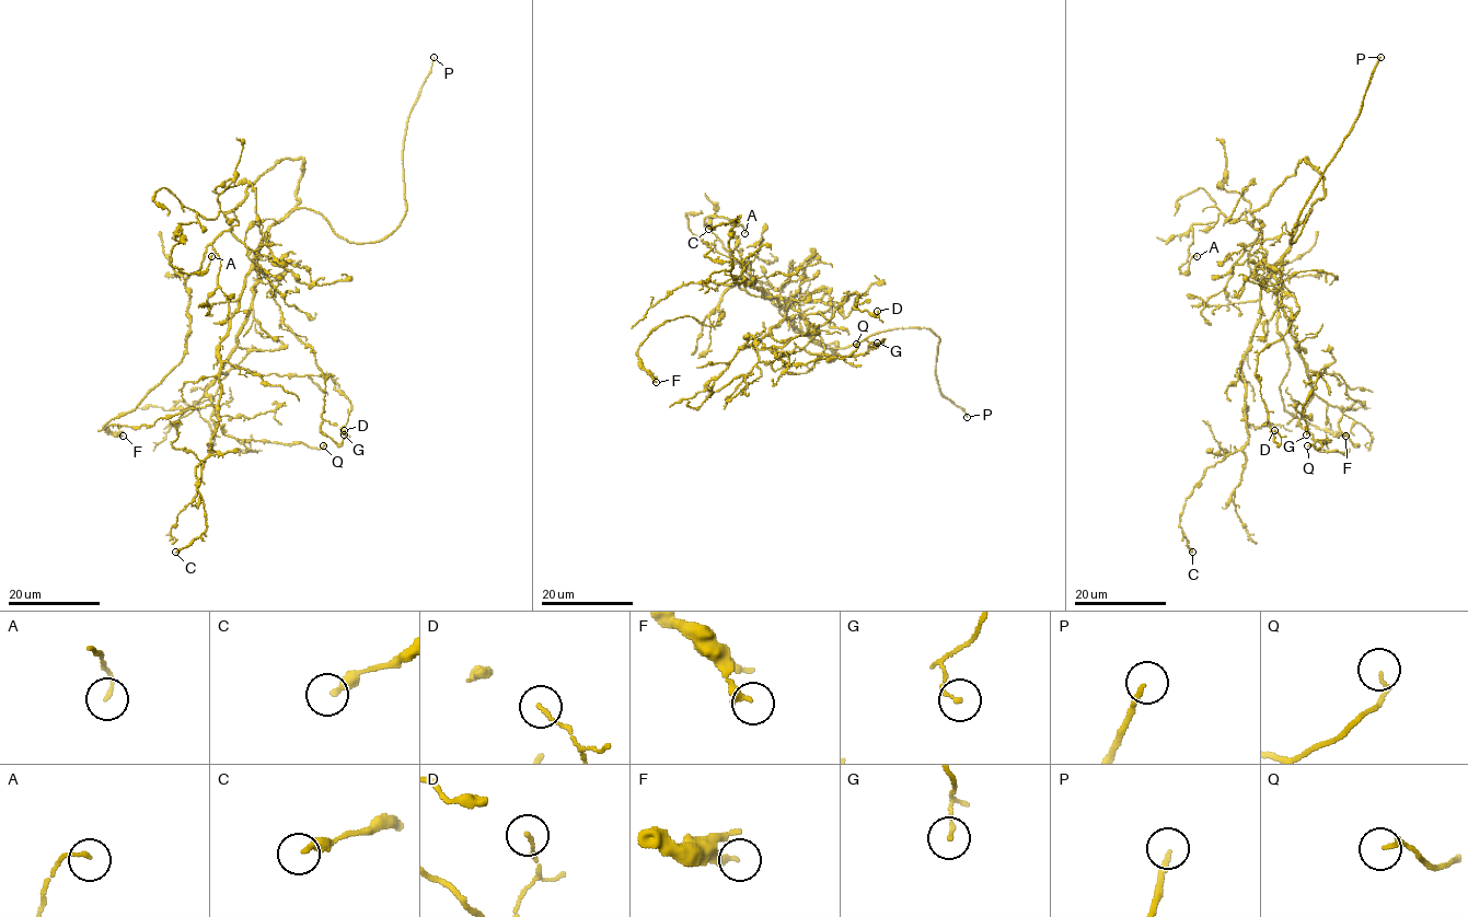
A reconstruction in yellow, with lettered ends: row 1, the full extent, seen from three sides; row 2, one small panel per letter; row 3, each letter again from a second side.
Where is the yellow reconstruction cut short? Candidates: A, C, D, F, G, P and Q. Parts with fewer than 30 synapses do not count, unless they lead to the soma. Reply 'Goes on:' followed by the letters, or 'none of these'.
Goes on: P

